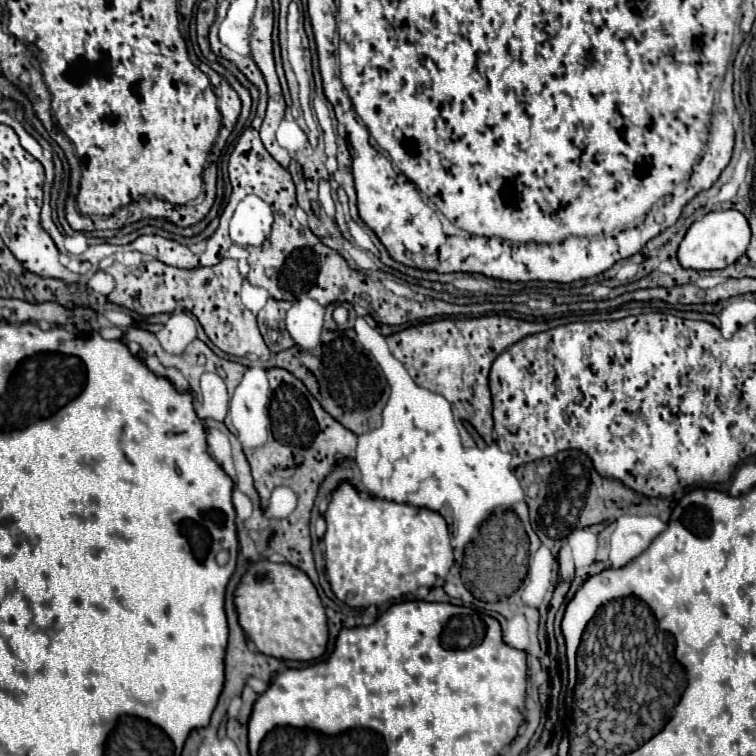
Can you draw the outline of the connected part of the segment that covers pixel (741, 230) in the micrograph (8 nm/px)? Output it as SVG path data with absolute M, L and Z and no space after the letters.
M735 209L713 211L689 227L685 239L679 245L677 261L683 269L695 269L695 271L725 269L727 265L735 263L745 253L745 249L749 245L749 237L751 237L751 229L749 229L743 213L739 213Z

